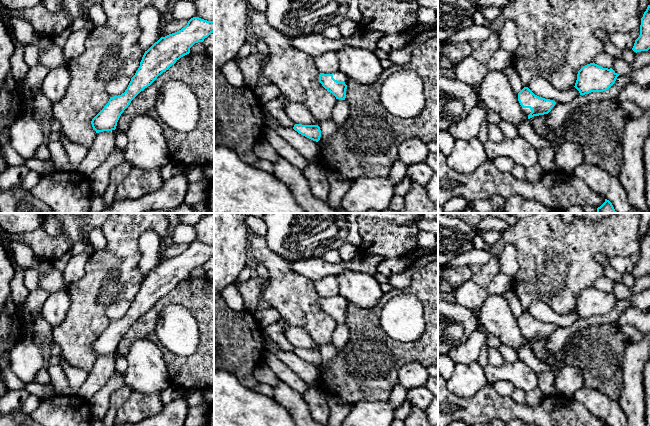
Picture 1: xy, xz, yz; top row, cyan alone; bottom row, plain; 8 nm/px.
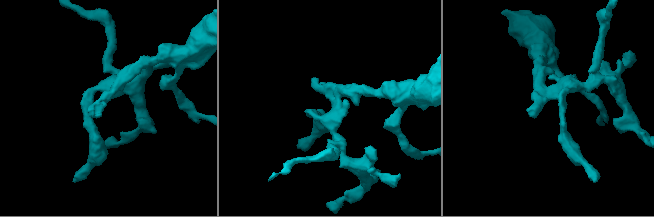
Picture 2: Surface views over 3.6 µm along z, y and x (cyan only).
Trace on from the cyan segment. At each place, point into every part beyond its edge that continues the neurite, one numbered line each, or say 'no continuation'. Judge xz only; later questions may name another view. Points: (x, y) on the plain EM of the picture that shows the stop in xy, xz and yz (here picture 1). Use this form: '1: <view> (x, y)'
1: xz (339, 301)

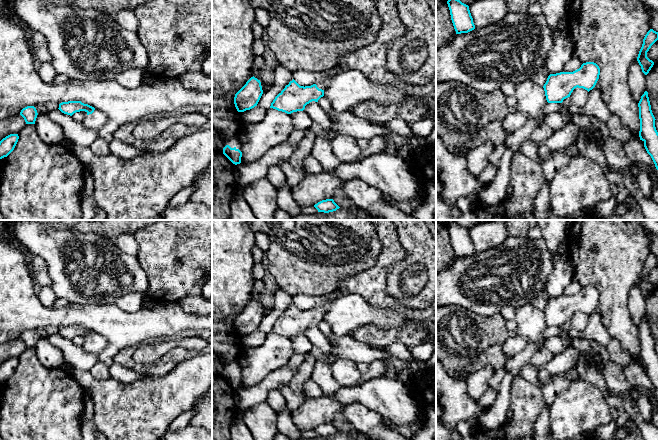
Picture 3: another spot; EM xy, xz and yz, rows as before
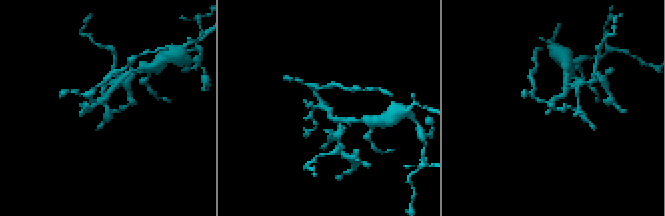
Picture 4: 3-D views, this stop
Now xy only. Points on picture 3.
1: xy (96, 344)

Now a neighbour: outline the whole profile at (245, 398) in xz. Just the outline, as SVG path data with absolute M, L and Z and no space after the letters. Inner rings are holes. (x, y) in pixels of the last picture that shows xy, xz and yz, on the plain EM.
M284 366L270 372L261 382L250 388L237 388L235 391L235 404L237 412L243 412L256 404L267 402L268 392L287 385L298 367Z

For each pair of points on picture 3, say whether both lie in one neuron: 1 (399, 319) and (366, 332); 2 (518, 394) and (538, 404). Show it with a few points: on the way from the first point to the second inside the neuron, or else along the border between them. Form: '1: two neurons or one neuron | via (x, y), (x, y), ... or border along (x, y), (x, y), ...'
1: two neurons | border along (355, 328), (361, 325), (374, 325), (397, 331)
2: one neuron | via (523, 395), (533, 404)

